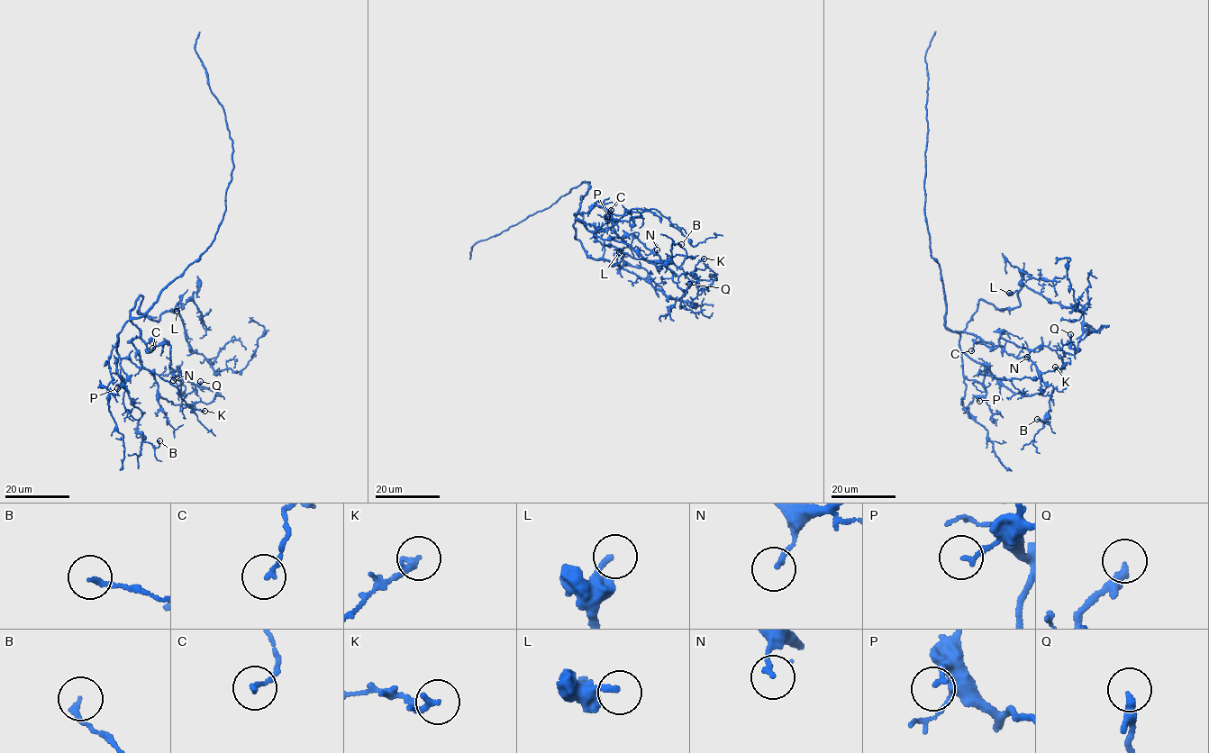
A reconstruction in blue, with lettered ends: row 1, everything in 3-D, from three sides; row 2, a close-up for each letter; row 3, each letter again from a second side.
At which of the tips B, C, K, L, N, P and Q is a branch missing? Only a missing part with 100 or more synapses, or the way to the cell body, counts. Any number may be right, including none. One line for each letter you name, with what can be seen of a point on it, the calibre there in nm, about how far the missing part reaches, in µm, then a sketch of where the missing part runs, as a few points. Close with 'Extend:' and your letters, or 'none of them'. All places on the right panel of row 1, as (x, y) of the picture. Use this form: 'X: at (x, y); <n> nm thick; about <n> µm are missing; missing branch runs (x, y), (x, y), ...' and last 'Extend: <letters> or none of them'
Extend: none of them

